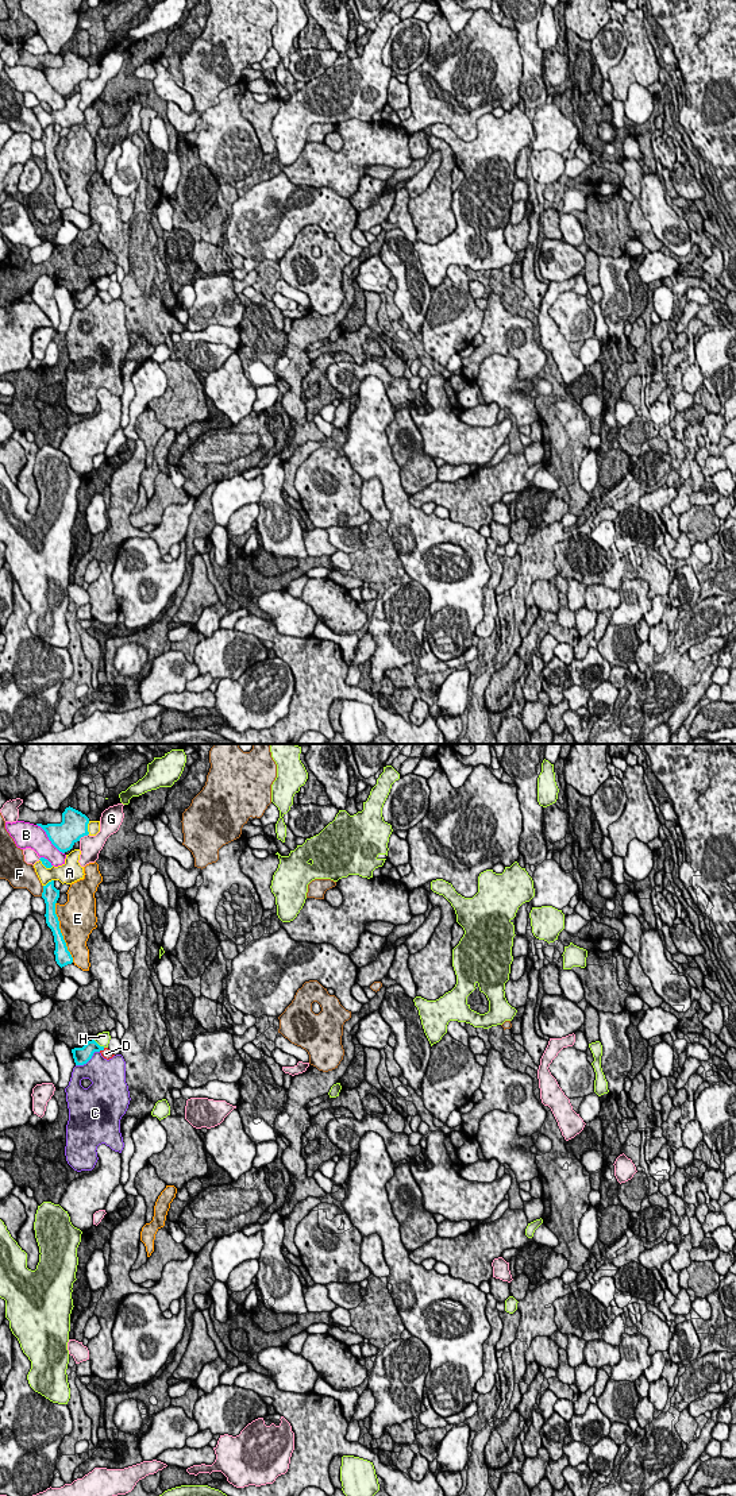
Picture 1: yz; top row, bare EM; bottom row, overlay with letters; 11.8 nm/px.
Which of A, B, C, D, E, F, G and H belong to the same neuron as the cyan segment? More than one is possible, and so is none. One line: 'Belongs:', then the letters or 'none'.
Belongs: D

